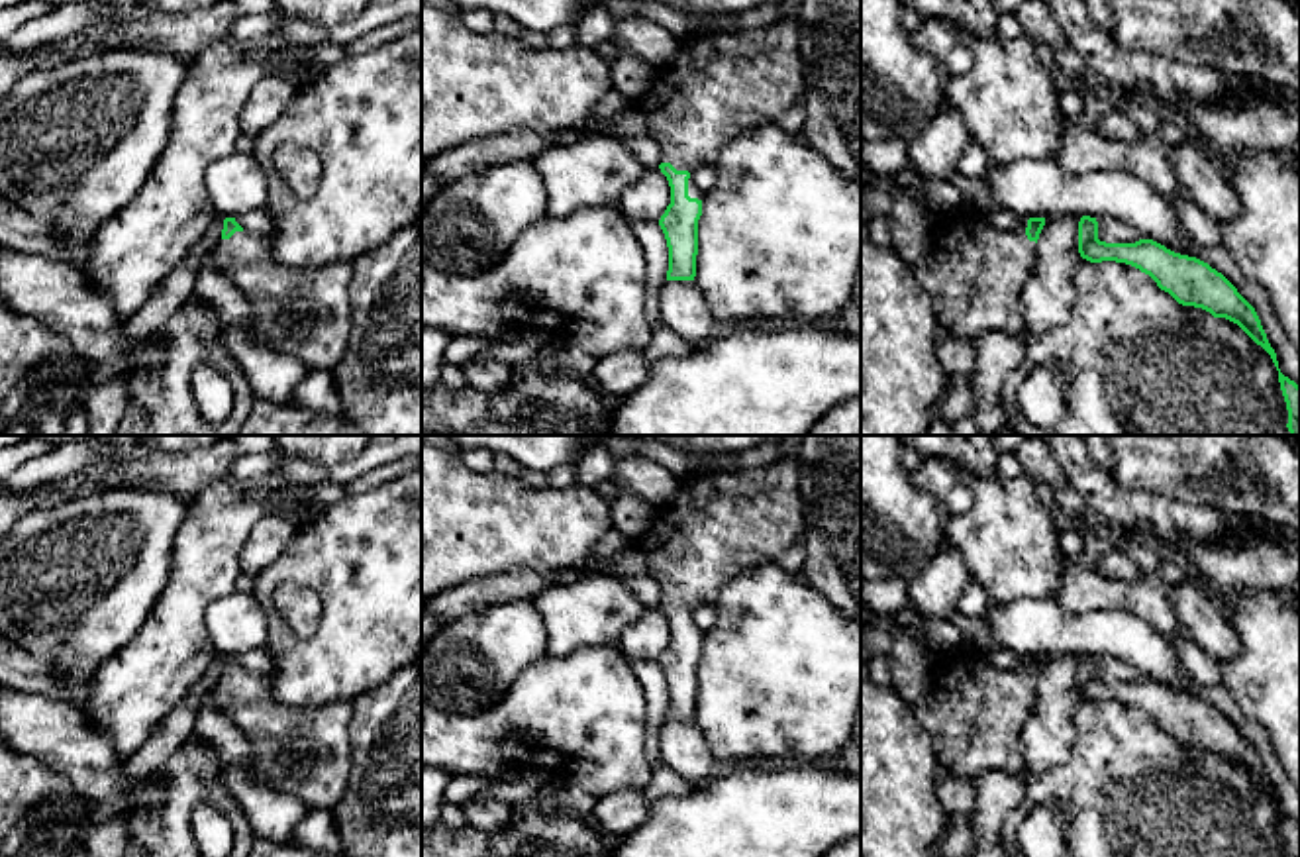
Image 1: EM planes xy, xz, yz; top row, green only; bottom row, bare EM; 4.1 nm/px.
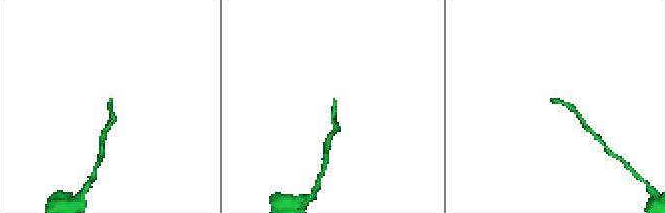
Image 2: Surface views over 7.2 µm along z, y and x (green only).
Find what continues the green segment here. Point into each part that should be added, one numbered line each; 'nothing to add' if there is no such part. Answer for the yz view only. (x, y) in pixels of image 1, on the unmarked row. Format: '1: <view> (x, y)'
1: yz (975, 712)

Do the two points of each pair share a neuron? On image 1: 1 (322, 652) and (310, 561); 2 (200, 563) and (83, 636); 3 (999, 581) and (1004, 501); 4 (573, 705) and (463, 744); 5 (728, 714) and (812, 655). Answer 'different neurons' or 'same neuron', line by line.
1: same neuron
2: different neurons
3: same neuron
4: same neuron
5: same neuron

